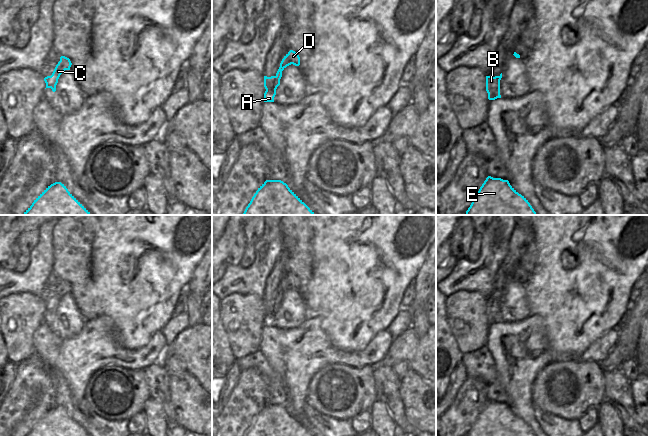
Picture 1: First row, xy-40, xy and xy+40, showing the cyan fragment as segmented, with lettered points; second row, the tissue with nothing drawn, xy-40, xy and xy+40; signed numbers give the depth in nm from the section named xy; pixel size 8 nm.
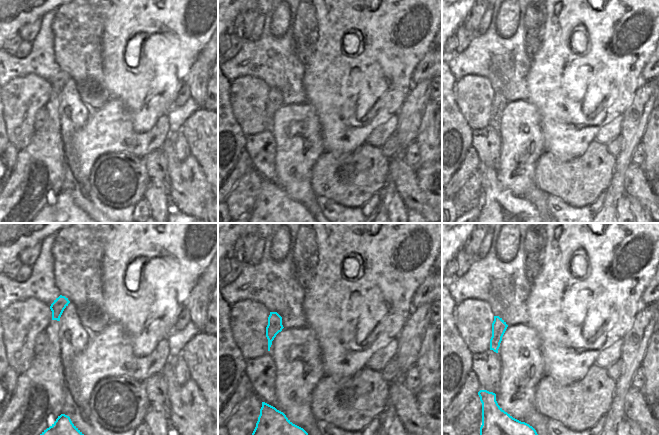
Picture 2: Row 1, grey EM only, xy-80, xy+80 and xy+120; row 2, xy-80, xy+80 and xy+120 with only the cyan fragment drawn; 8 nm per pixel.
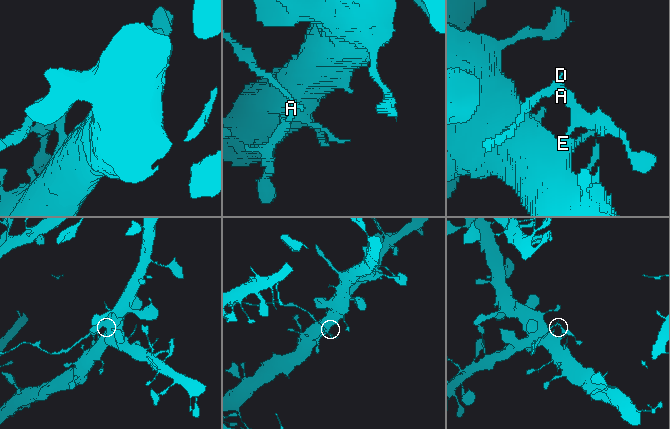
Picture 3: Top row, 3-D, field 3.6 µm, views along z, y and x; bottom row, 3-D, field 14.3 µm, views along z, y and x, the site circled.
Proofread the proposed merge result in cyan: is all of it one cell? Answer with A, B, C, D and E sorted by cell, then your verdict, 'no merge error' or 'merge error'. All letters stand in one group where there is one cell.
groups A B E / C D; merge error

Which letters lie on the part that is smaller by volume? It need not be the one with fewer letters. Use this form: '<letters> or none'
C, D

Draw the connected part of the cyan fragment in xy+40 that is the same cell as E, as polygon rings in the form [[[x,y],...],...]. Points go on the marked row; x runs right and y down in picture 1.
[[[488,176],[466,215],[537,215],[528,200],[508,180]]]

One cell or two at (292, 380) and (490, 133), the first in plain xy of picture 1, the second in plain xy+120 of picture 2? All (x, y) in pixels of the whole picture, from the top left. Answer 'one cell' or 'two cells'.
two cells

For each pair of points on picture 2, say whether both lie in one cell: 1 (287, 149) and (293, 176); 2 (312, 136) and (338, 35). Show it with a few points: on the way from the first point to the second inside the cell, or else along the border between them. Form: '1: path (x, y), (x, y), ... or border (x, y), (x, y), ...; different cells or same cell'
1: path (293, 156), (293, 169); same cell
2: border (307, 100), (317, 115), (322, 138); different cells

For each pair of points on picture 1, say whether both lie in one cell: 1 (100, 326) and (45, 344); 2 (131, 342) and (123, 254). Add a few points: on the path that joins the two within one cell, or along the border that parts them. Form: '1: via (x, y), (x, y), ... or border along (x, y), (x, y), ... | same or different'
1: via (86, 340), (79, 347), (59, 347) | same
2: via (131, 320), (131, 283), (128, 276) | same

